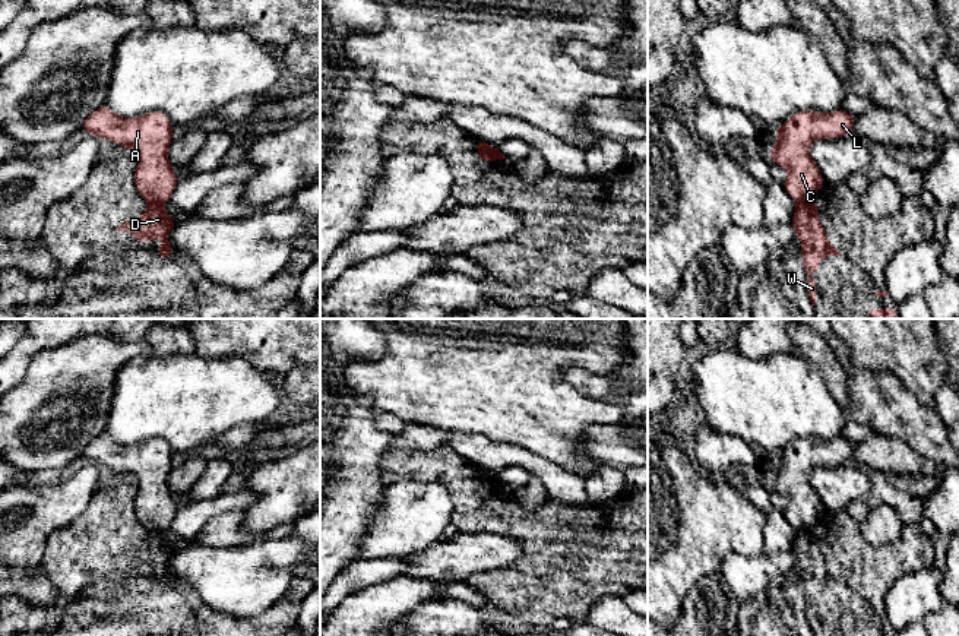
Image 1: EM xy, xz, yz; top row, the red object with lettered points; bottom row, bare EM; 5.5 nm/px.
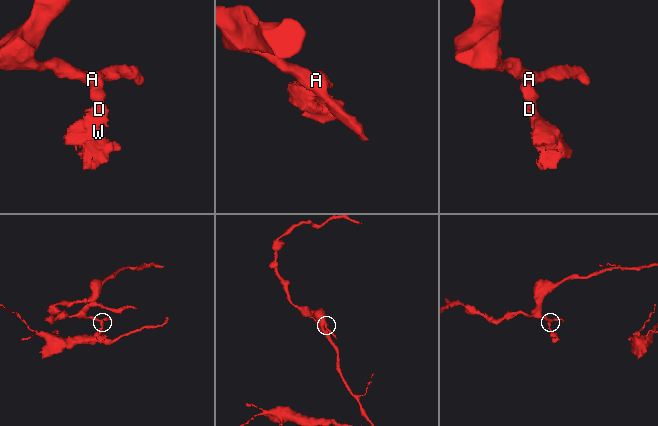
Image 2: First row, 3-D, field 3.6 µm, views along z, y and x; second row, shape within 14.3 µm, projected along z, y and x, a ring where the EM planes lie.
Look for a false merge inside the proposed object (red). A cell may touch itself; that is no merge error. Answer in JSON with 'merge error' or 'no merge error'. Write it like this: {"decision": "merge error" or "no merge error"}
{"decision": "merge error"}

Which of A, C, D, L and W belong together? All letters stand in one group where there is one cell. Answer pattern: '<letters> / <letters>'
A C L / D W

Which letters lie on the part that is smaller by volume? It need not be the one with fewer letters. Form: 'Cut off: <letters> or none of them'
Cut off: D, W

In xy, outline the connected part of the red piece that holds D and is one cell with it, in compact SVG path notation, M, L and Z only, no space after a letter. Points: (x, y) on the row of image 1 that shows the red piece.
M149 203L146 205L146 212L143 215L137 215L136 221L137 227L132 227L127 221L124 221L115 230L118 231L130 231L134 241L155 241L159 238L164 244L156 249L158 257L171 257L174 254L174 247L168 241L168 235L173 231L175 221L167 213L162 205Z

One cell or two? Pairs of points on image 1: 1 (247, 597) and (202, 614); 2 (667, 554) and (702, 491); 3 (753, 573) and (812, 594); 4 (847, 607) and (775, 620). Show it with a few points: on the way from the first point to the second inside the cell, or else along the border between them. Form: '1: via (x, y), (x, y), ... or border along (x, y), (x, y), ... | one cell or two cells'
1: border along (189, 588), (214, 608), (249, 617) | two cells
2: via (683, 538), (702, 519), (702, 508) | one cell
3: border along (771, 582), (763, 591), (741, 603) | two cells
4: via (829, 607), (815, 607), (793, 614) | one cell

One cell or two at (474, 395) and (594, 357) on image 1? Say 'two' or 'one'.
one

